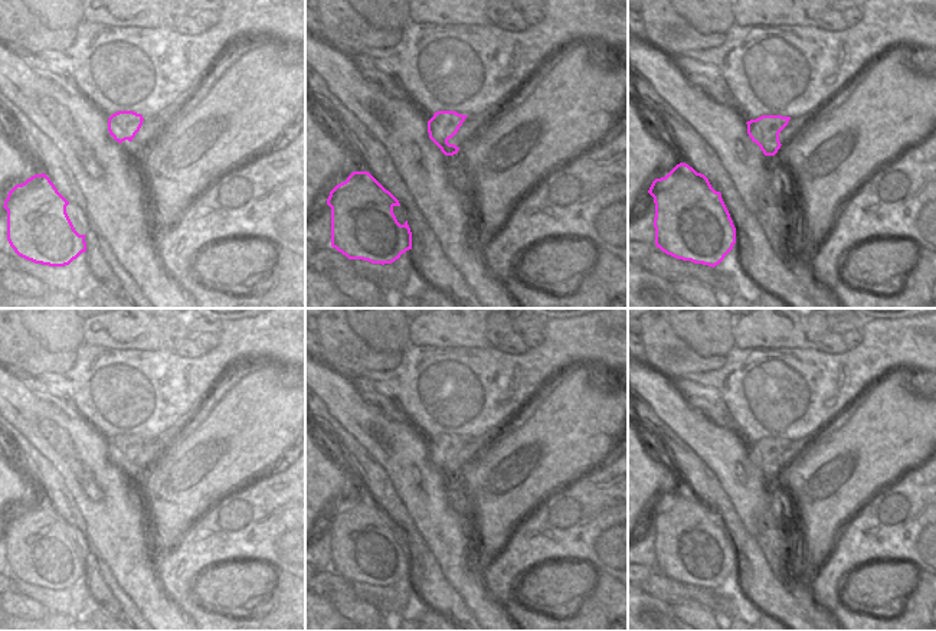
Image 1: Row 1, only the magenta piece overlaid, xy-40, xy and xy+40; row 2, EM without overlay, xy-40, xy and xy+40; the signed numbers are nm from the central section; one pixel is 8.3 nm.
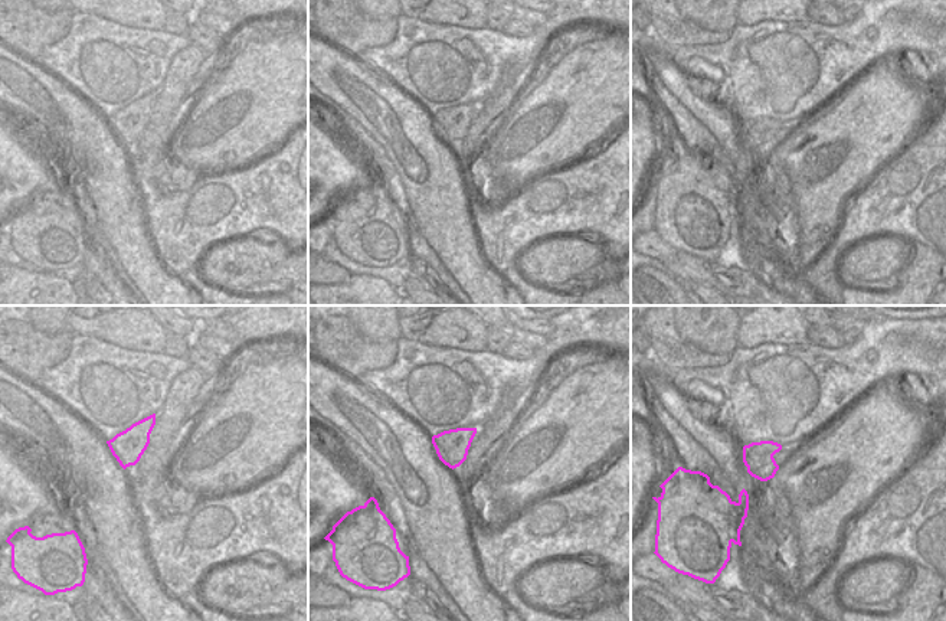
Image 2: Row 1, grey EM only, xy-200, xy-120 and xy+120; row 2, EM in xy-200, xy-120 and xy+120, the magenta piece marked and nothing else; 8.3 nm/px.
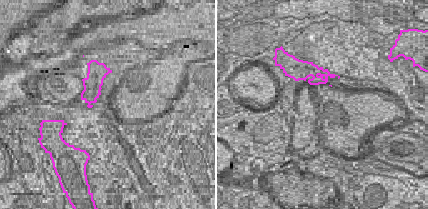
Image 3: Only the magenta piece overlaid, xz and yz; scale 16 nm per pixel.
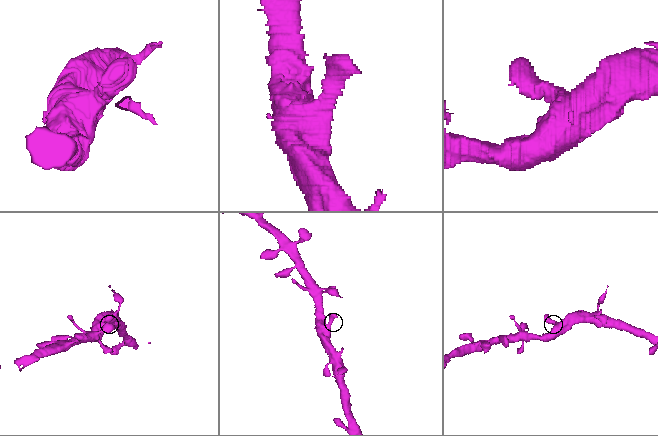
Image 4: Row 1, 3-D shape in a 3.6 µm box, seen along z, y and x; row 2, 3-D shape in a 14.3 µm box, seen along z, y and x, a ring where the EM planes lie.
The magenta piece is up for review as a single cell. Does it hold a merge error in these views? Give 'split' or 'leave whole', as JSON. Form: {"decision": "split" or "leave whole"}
{"decision": "leave whole"}

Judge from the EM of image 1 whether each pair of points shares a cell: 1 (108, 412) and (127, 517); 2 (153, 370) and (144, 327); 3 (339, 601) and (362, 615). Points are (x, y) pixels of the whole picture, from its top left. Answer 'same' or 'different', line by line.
1: different
2: different
3: same

